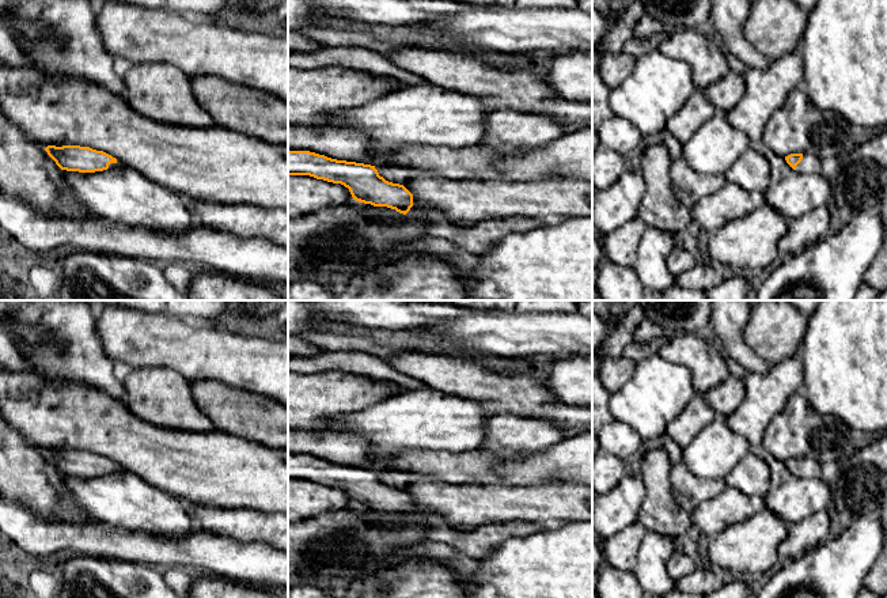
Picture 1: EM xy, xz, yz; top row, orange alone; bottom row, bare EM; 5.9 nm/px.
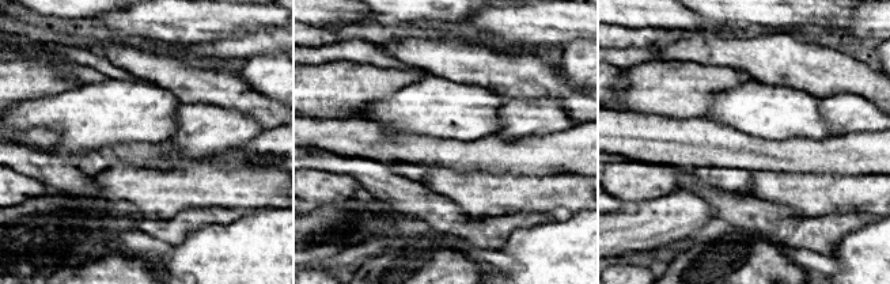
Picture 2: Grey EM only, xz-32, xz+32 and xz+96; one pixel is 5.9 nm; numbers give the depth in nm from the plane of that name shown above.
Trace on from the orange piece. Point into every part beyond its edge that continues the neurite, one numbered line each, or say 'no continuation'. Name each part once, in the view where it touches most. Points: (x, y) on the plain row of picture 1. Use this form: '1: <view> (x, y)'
1: yz (810, 468)

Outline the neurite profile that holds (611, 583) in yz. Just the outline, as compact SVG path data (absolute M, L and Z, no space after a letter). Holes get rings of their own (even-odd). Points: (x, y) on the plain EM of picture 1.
M604 564L596 575L599 598L644 598L634 571L621 571Z

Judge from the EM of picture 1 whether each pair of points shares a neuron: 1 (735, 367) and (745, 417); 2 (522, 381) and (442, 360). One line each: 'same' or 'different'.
1: different
2: same

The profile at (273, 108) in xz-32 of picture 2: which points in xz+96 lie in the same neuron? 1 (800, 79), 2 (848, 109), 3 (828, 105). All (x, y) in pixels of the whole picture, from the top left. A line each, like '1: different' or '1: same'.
1: same
2: different
3: different

